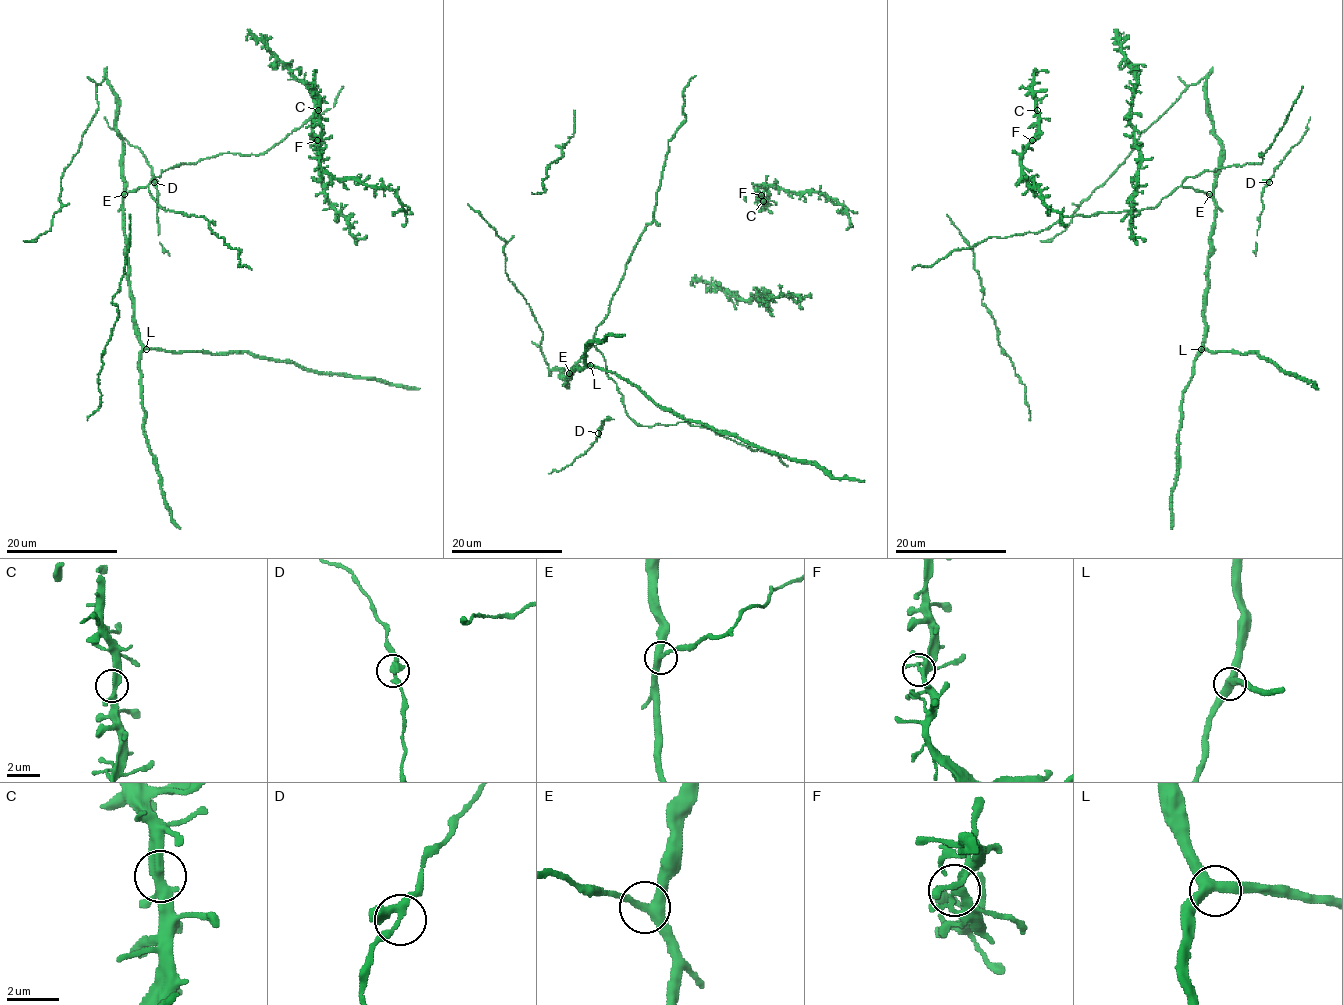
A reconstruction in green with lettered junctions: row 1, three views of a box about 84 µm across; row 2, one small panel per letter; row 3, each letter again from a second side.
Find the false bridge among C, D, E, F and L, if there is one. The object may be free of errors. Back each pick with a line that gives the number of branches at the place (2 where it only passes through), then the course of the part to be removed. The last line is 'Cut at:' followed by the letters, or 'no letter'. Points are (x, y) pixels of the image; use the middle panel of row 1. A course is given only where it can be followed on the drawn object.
Cut at: no letter

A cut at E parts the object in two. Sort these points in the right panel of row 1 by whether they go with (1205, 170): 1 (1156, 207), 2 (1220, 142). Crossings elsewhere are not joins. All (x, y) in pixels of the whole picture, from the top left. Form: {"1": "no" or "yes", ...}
{"1": "yes", "2": "no"}

